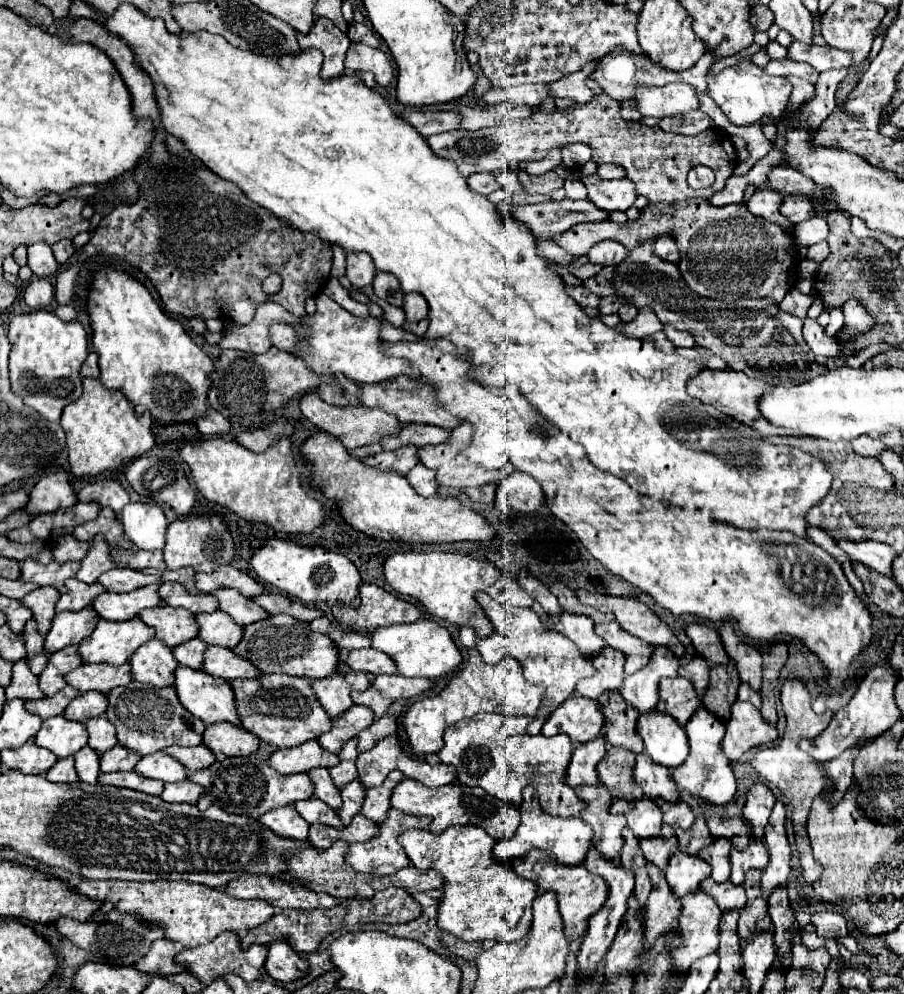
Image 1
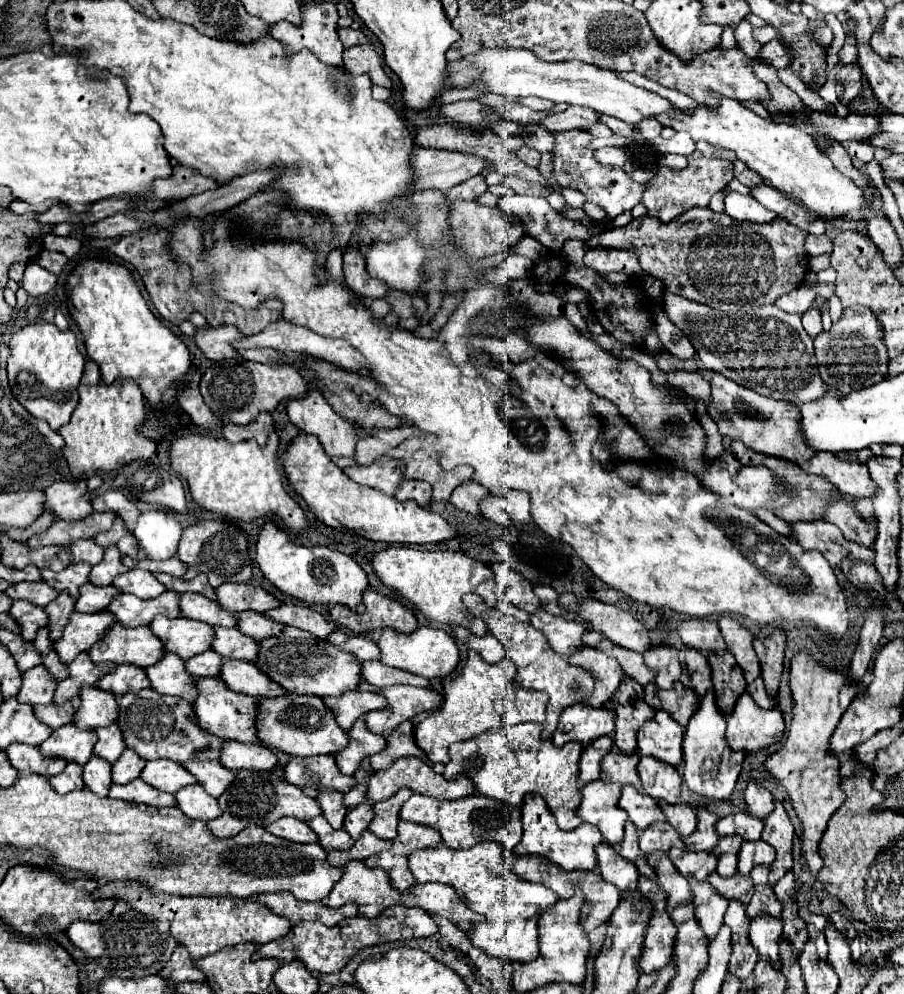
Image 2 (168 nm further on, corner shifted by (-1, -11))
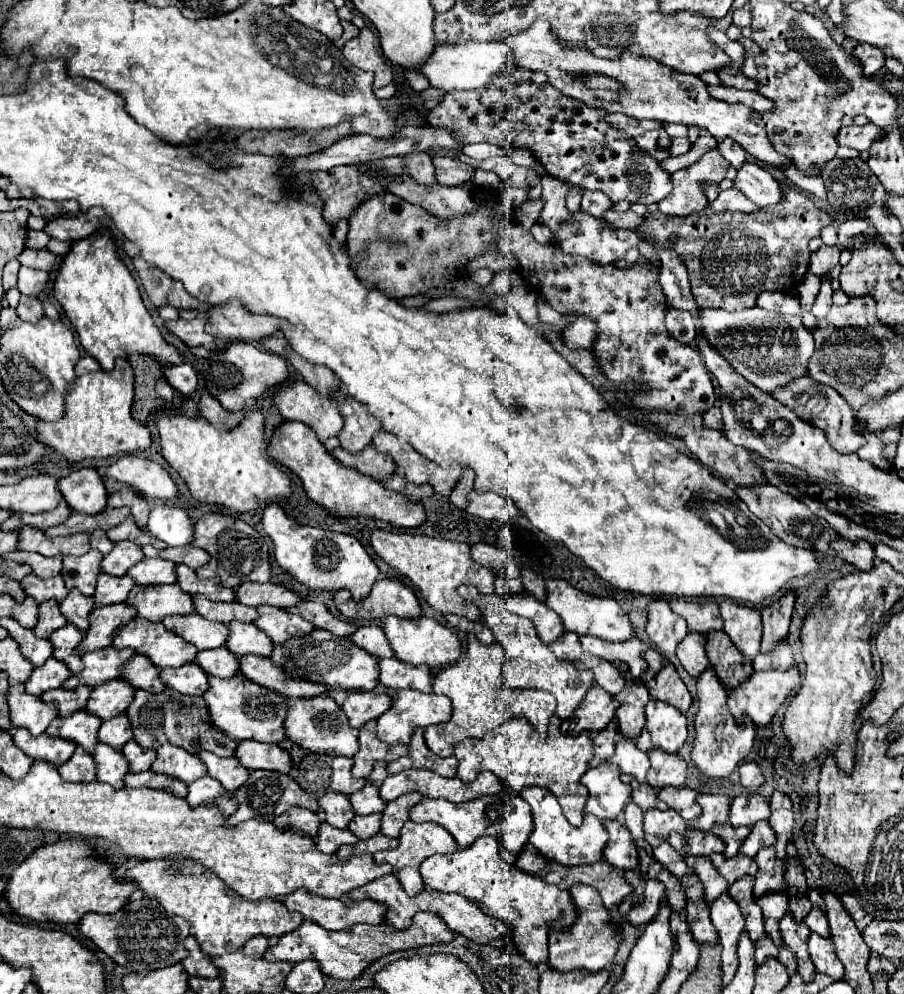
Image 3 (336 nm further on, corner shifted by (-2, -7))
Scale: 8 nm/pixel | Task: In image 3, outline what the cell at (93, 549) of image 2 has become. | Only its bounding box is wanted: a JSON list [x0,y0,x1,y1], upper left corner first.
[91,531,115,555]

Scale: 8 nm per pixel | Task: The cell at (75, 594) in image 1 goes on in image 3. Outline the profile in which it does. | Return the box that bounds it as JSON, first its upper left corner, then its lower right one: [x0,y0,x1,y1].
[95,573,135,607]

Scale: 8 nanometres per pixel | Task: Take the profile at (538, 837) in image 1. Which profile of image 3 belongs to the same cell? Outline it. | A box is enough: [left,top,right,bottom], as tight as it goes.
[519,787,609,867]

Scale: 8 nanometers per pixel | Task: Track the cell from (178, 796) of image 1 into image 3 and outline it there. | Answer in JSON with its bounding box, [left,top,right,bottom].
[187,775,237,815]

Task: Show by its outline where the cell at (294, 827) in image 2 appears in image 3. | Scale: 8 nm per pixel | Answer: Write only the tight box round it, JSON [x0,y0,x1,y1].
[275,807,321,837]

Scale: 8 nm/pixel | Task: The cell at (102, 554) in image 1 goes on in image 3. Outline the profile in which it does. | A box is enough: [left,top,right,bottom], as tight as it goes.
[103,541,143,575]

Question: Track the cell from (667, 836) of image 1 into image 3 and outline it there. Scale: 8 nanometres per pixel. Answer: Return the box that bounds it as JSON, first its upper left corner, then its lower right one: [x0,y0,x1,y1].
[645,809,687,837]

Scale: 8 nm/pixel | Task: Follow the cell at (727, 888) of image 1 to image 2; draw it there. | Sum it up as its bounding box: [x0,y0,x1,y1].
[708,873,754,905]

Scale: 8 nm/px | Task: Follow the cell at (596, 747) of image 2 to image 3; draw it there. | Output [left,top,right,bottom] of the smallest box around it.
[589,721,617,767]

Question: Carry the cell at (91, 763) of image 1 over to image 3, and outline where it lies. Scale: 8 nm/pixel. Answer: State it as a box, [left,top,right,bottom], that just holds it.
[95,743,129,789]

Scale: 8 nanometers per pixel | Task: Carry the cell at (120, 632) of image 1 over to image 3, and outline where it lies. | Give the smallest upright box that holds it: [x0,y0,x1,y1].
[113,617,197,669]

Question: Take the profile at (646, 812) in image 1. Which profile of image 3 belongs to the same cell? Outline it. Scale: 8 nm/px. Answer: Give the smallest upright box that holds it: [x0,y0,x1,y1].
[621,775,661,811]

